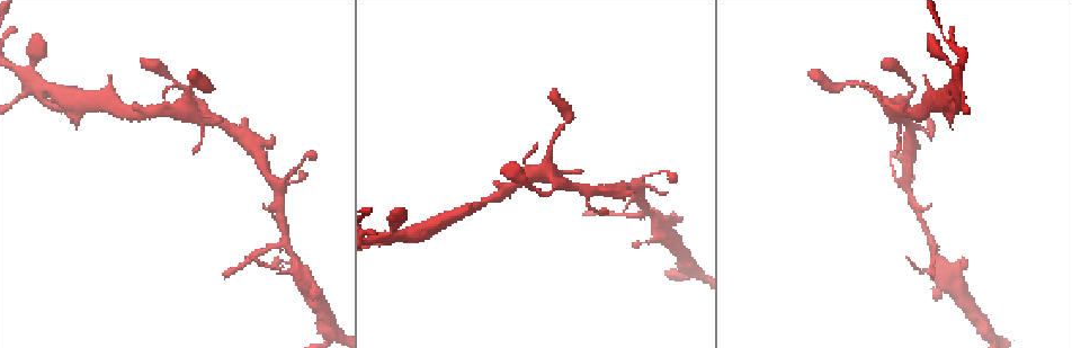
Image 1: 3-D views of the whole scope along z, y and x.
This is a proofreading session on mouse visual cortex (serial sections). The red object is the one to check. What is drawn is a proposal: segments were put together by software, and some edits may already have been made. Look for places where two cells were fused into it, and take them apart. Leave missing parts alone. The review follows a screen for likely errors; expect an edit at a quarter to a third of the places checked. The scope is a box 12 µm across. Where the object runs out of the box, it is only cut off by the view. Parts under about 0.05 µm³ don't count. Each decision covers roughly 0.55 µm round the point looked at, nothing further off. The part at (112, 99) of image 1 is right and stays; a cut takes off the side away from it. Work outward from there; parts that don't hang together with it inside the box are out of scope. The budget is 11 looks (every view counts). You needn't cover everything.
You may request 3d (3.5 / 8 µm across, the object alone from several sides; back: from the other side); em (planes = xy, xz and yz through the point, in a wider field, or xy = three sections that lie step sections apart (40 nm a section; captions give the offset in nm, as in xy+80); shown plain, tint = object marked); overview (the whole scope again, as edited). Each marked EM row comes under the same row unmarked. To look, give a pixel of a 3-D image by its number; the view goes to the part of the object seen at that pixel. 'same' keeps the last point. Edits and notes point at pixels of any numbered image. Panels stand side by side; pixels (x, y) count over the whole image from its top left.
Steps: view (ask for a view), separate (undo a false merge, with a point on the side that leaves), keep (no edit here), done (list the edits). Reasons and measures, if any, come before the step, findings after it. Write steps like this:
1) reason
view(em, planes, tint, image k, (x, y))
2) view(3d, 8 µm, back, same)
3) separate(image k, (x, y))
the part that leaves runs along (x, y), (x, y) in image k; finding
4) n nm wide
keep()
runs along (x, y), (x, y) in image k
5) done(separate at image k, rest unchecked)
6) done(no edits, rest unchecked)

four arms meet
view(3d, 3.5 µm, image 1, (549, 170))

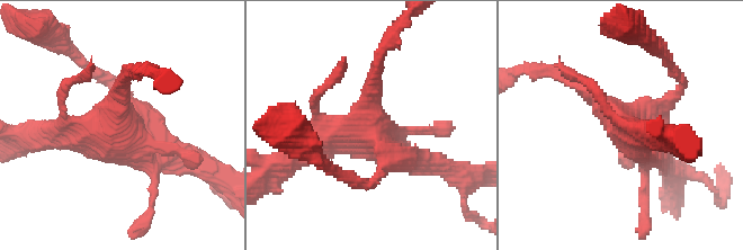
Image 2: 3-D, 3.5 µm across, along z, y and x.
need the tissue
view(em, xy, step 1, tint, image 2, (369, 120))

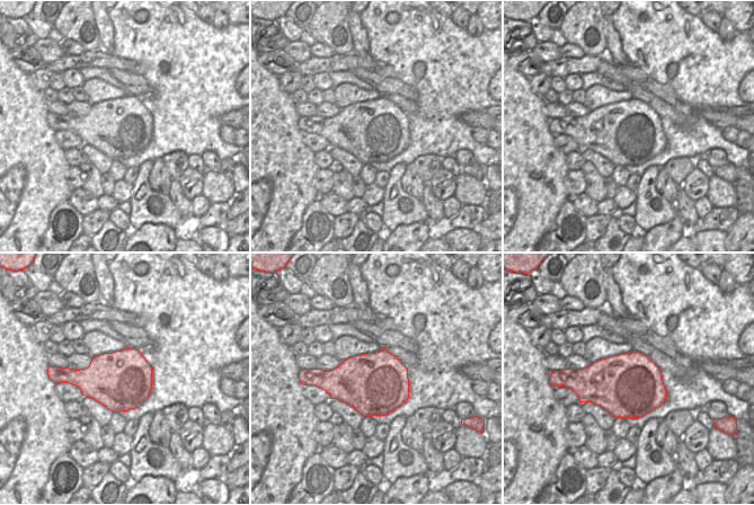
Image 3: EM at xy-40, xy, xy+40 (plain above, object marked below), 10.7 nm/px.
cut it another way
view(em, xy, step 2, tint, same)

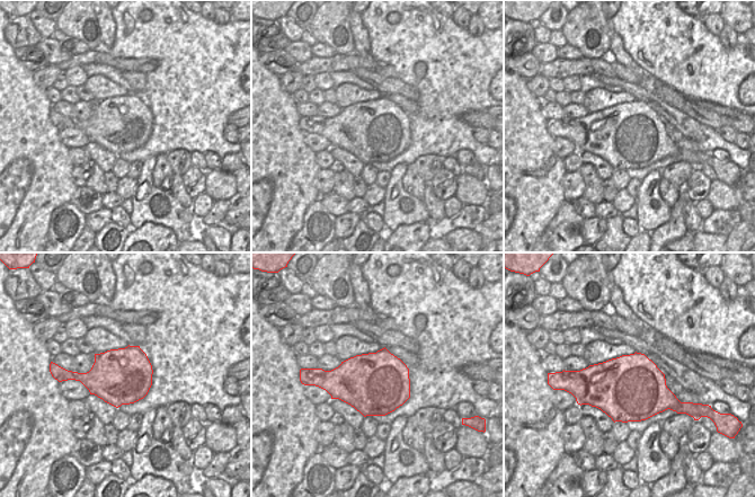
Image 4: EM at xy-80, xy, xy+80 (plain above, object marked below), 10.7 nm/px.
keep()
runs along (41, 132), (179, 152) in image 2; all the same cell

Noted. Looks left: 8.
four arms meet
view(3d, 3.5 µm, image 1, (955, 83))

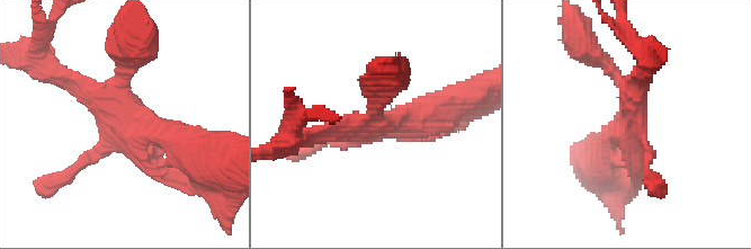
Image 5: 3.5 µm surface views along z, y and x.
view(em, xy, step 5, tint, image 5, (385, 123))

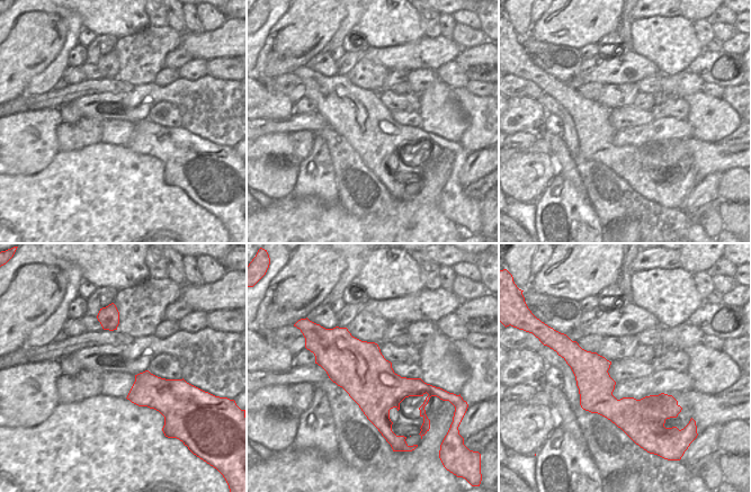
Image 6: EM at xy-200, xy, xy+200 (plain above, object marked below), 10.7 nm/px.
keep()
runs along (194, 150), (72, 85) in image 5; one cell here

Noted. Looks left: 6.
abrupt turn
view(3d, 3.5 µm, image 1, (276, 185))

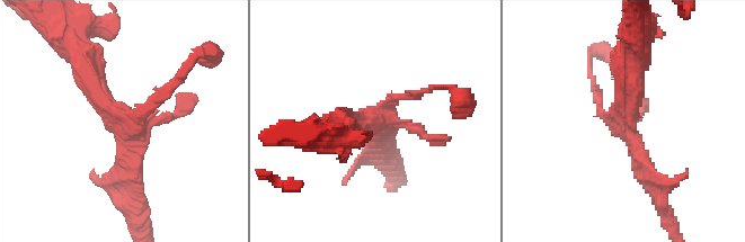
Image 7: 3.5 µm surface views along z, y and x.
shape alone is not enough
view(em, xy, step 1, tint, image 7, (373, 123))

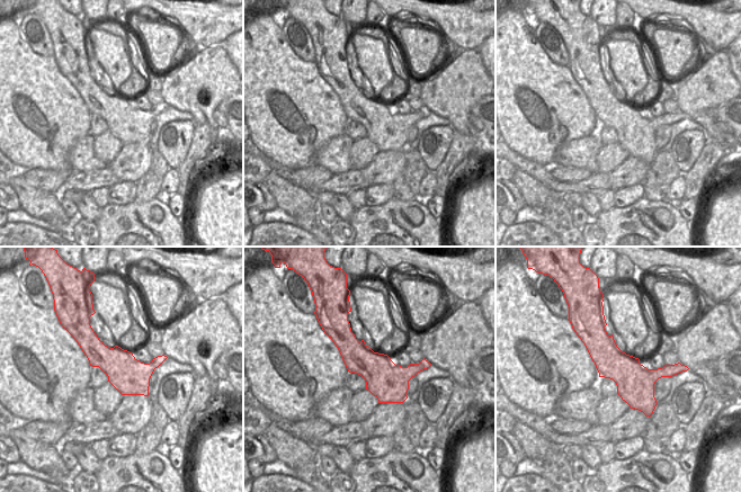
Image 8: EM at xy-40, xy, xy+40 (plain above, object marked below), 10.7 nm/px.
keep()
runs along (86, 57), (134, 186) in image 7; all the same cell

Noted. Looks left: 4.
branch point
view(3d, 3.5 µm, back, image 1, (647, 213))

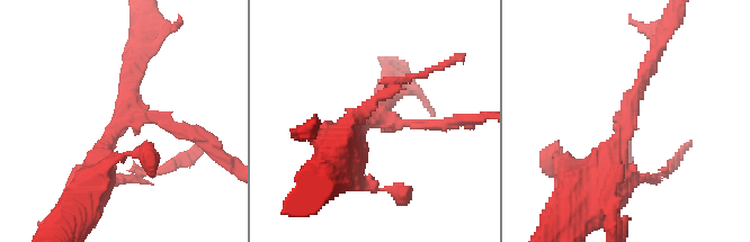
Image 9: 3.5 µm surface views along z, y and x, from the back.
need the tissue
view(em, xy, step 2, tint, image 9, (626, 116))

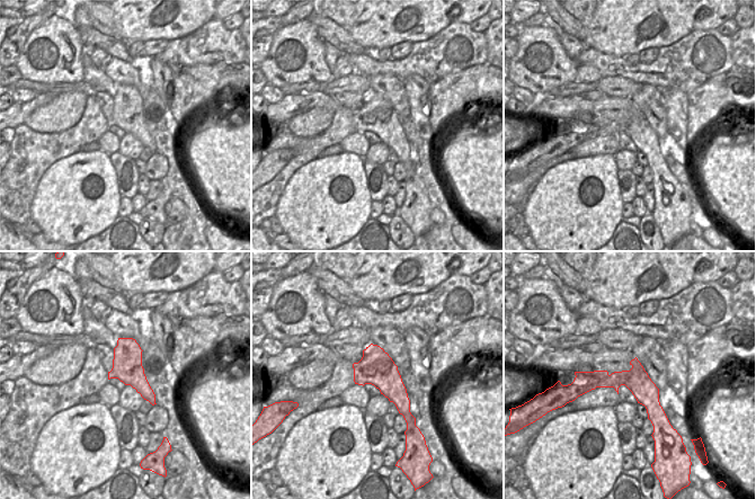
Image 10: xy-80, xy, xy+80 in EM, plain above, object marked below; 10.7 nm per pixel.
keep()
runs along (655, 48), (604, 173) in image 9; continuous, no second cell

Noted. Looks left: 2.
done(no edits, rest unchecked)

